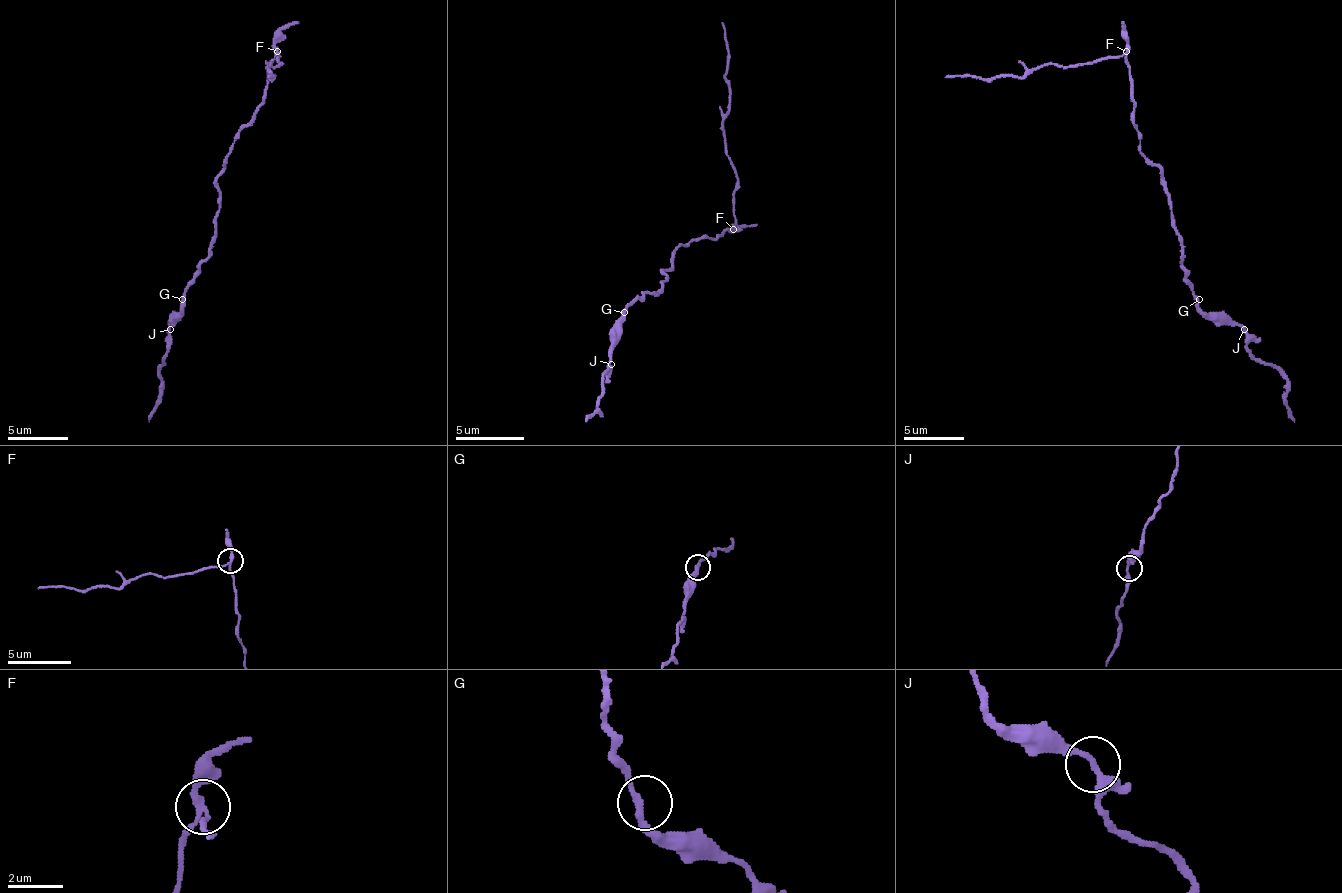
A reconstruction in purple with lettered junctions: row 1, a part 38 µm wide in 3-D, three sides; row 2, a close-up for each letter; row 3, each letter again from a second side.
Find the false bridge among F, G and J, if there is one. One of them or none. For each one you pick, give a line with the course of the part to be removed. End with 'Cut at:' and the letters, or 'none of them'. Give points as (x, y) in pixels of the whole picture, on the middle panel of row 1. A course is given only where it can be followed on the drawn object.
F: foreign part runs (734, 230), (738, 189), (724, 134), (727, 38), (720, 21)
Cut at: F

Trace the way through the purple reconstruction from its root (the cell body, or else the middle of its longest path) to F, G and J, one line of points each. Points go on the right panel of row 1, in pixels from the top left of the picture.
F: (1160, 171), (1139, 150), (1139, 132), (1133, 123), (1133, 102), (1130, 99), (1127, 51)
G: (1160, 171), (1163, 189), (1169, 198), (1172, 227), (1181, 242), (1184, 281), (1199, 299)
J: (1160, 171), (1172, 227), (1181, 242), (1184, 281), (1208, 314), (1226, 314), (1244, 329)

